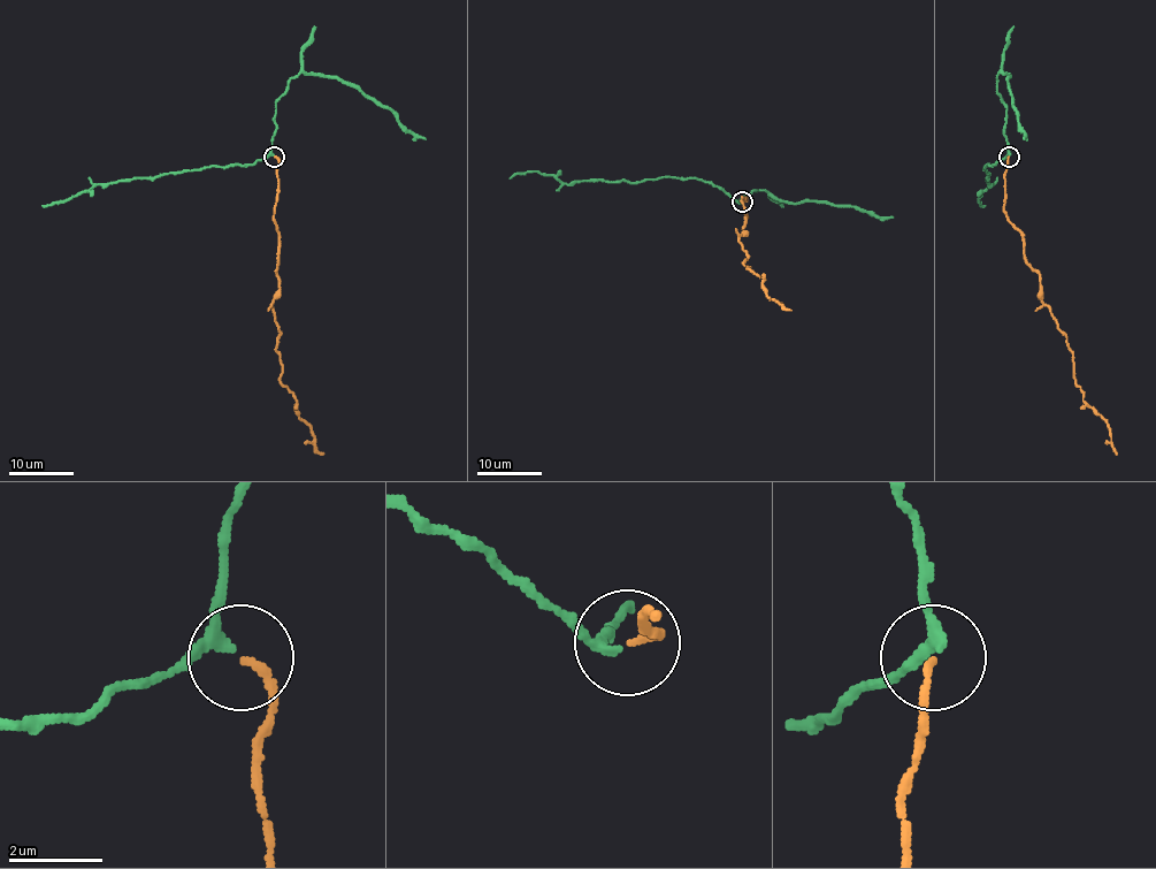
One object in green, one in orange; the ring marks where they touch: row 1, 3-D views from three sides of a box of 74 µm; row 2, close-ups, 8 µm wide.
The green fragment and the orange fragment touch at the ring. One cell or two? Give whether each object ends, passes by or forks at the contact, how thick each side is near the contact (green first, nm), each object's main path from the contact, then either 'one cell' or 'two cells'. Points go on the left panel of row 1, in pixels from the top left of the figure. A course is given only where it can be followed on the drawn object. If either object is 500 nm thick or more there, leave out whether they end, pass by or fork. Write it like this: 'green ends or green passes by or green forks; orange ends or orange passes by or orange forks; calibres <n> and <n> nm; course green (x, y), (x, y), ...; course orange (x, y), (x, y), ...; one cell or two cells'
green passes by; orange ends; calibres 200 and 140 nm; course green (273, 154), (267, 154), (254, 165), (94, 184), (68, 198), (43, 205); course orange (275, 157), (278, 296), (272, 304), (280, 333), (280, 381), (323, 454); one cell

